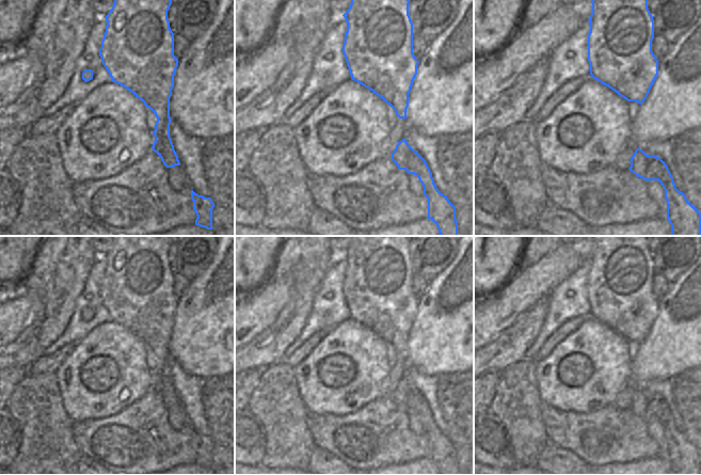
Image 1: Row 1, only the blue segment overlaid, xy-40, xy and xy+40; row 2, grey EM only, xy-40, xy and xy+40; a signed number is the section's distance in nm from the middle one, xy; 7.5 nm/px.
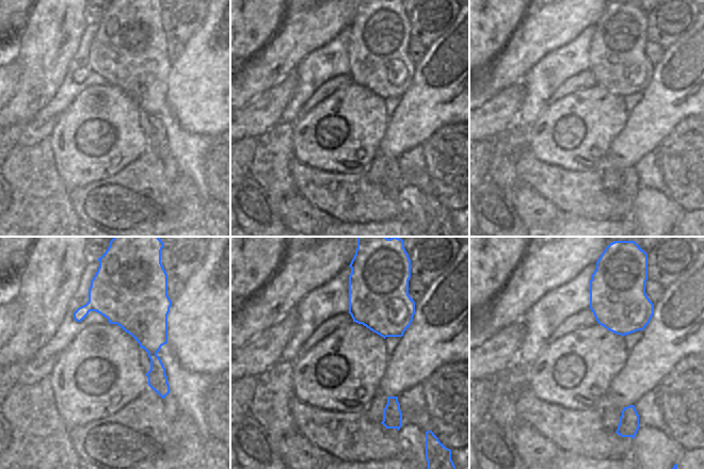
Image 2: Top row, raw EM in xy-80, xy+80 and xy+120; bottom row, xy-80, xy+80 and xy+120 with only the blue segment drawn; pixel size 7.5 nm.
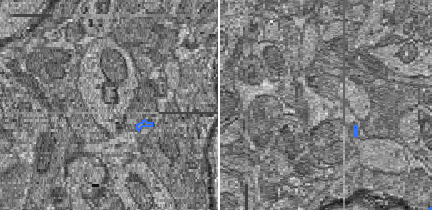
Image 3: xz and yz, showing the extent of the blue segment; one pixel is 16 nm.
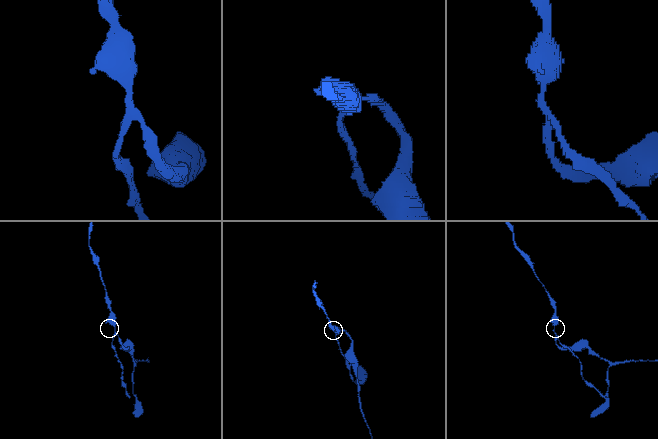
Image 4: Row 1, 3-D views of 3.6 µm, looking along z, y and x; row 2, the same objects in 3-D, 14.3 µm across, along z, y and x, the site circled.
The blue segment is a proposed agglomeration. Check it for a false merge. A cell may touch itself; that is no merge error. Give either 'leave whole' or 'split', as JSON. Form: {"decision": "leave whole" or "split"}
{"decision": "split"}

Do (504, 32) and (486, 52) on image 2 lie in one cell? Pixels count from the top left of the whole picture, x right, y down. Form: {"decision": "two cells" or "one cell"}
{"decision": "one cell"}

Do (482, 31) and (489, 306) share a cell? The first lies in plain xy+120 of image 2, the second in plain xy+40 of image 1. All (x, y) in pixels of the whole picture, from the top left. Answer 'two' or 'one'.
two

